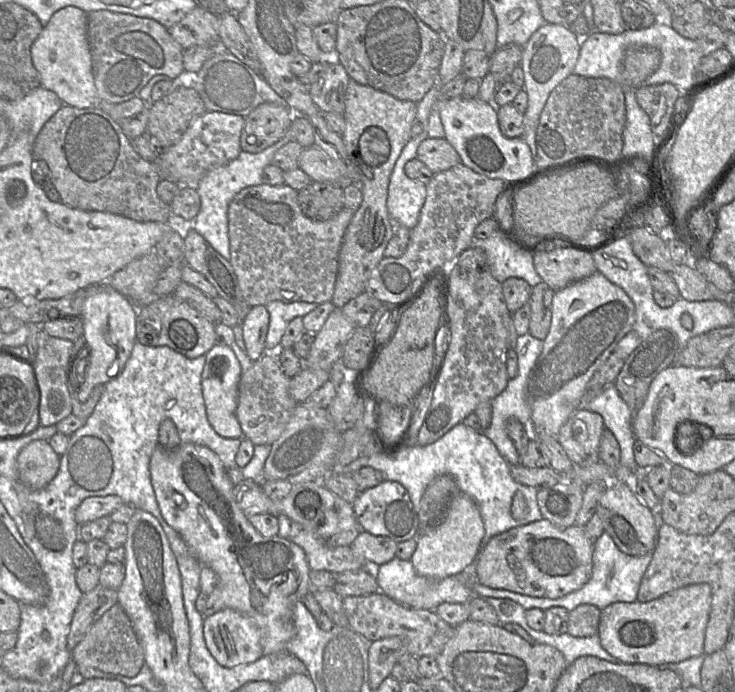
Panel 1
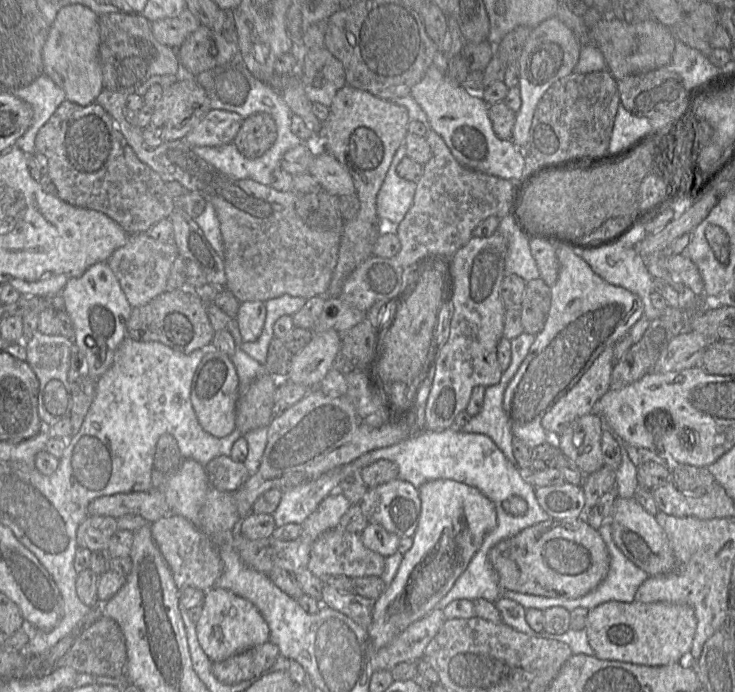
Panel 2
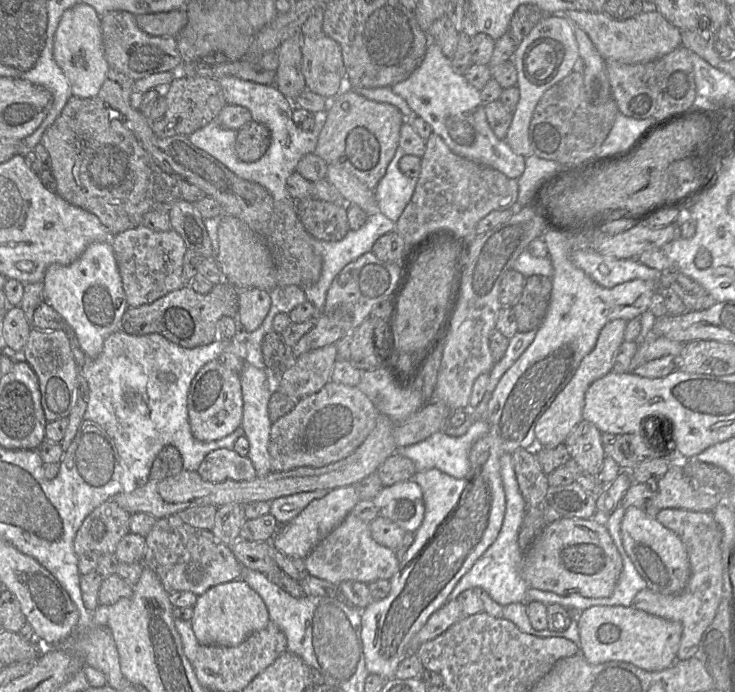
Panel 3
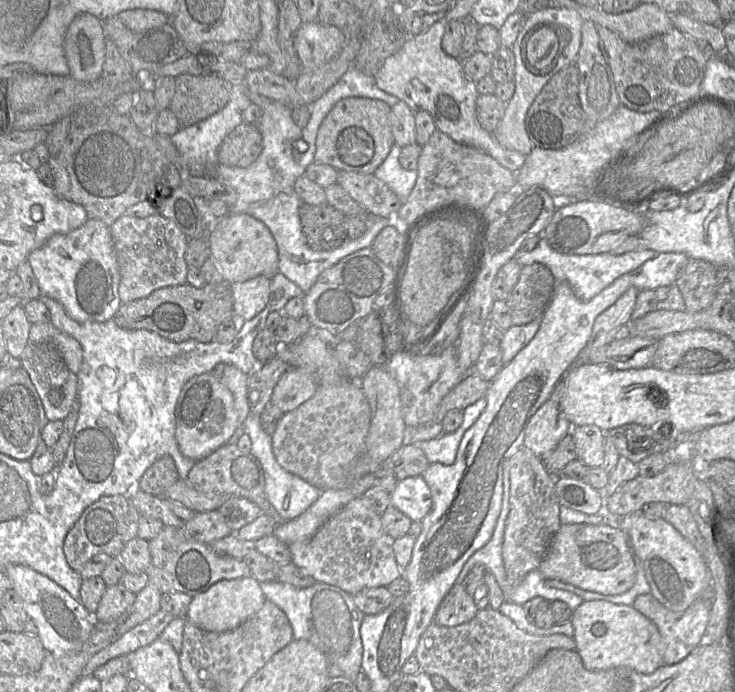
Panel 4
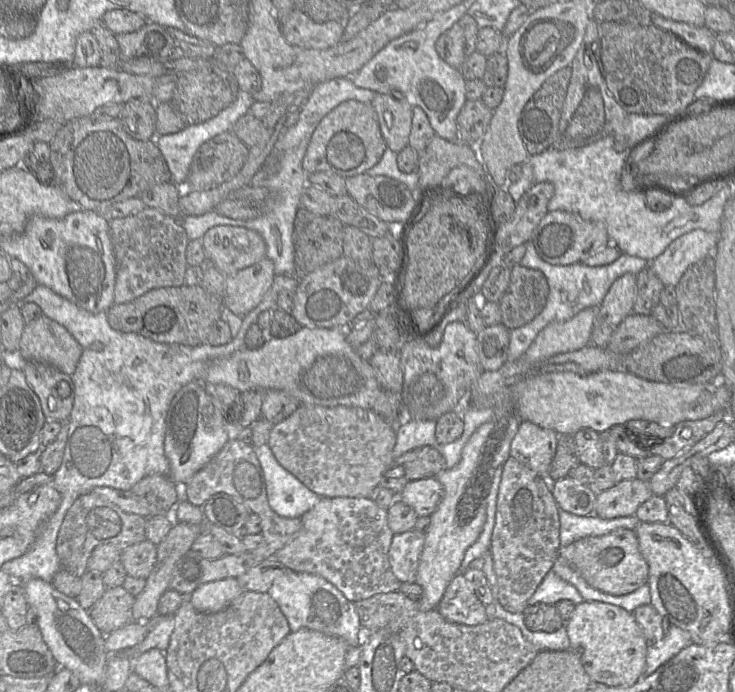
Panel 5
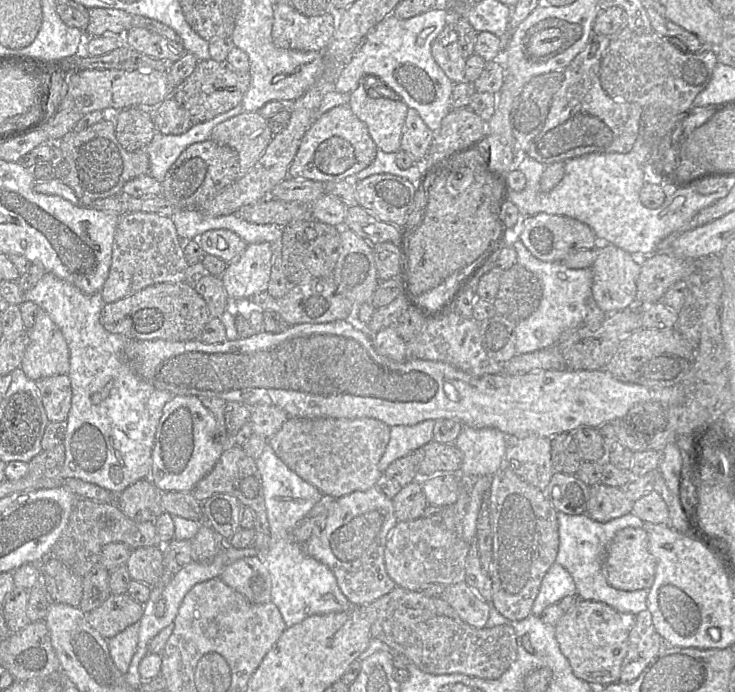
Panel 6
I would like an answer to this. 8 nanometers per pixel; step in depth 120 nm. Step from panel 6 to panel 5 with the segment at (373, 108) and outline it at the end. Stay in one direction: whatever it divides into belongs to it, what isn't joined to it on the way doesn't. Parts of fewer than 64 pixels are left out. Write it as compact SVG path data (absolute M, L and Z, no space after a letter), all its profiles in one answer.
M400 92L376 93L371 105L388 148L398 153L408 146L412 126L412 106Z

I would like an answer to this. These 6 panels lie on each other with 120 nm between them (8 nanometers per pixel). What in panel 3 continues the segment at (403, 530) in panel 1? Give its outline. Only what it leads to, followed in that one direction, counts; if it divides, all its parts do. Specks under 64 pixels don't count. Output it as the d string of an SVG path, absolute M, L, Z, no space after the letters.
M412 479L383 487L372 499L378 515L386 517L406 533L416 532L424 517L424 501L420 486Z

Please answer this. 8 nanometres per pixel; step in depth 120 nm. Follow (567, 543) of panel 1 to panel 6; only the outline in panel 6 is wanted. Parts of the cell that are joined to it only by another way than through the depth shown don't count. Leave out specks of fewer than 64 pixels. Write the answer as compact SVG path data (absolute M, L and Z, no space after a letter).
M624 528L611 541L605 560L606 580L623 591L650 589L654 583L656 561L649 551L644 528Z

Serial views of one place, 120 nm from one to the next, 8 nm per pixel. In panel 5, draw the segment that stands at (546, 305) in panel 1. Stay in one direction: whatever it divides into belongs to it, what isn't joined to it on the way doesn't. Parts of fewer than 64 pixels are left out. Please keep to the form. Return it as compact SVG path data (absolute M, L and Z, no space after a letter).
M513 266L509 285L498 302L502 324L512 330L531 322L545 307L548 294L549 284L540 270Z

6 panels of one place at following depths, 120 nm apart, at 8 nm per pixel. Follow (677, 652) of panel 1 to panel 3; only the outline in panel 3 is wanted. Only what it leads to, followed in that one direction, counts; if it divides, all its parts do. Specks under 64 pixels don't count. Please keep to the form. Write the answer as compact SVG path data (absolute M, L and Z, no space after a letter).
M592 606L578 619L580 653L591 664L608 661L631 663L647 671L662 671L677 660L683 626L633 606Z

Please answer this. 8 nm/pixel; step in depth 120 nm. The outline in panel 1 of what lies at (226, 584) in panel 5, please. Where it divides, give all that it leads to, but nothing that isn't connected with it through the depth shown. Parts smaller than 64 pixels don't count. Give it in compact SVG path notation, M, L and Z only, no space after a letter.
M223 609L204 619L203 635L213 658L223 667L234 668L250 664L263 656L260 633L254 622L233 609Z

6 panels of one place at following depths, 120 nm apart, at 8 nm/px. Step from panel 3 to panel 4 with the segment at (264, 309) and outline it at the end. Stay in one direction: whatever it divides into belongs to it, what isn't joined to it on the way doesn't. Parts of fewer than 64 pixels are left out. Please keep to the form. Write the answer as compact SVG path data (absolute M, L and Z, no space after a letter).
M267 276L231 284L234 314L243 317L245 321L251 320L267 305L270 297L270 281Z

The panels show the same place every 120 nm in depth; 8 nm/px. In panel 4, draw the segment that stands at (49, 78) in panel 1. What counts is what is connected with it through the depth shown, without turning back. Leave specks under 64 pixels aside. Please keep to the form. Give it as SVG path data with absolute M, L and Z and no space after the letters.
M87 12L78 14L66 31L64 52L72 78L81 82L101 78L105 60L102 21Z

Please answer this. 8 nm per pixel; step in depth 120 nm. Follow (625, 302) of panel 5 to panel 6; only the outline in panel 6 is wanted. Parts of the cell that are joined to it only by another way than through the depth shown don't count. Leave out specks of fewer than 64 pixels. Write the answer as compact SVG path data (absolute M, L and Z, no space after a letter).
M596 237L596 259L591 266L593 273L592 297L598 307L611 314L631 308L635 303L637 280L641 271L641 260L631 253Z

